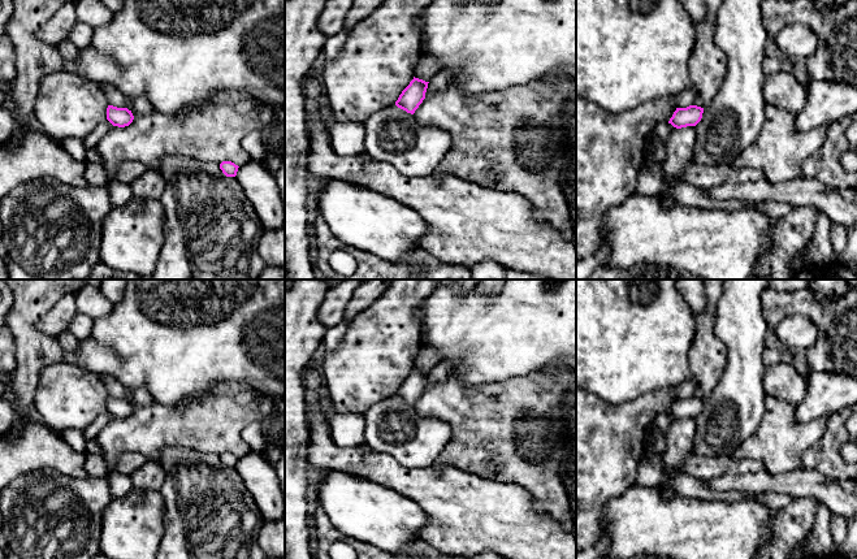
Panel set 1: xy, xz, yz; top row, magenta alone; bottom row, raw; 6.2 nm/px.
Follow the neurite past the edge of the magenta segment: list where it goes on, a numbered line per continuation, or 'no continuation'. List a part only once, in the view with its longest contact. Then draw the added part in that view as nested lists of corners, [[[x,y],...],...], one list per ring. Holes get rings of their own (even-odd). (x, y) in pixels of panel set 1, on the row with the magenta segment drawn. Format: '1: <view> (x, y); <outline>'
no continuation

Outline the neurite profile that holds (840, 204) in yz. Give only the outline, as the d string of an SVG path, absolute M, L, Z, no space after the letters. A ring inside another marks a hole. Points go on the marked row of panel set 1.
M800 176L778 185L772 185L766 179L728 183L709 188L706 192L718 200L776 202L795 207L810 205L819 212L824 212L831 224L847 229L857 225L857 190L834 188L814 178Z

